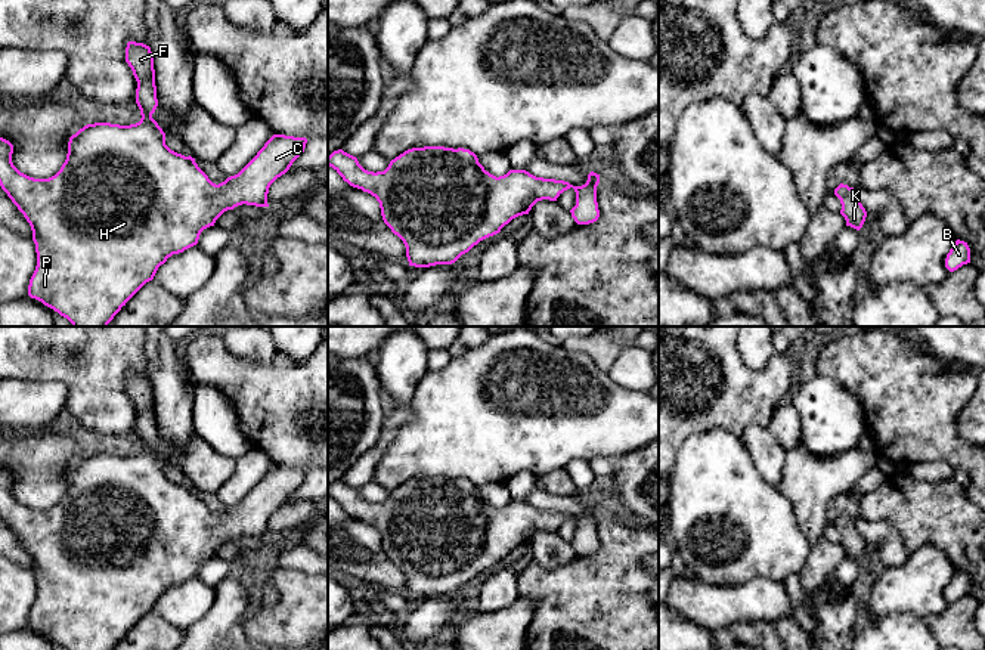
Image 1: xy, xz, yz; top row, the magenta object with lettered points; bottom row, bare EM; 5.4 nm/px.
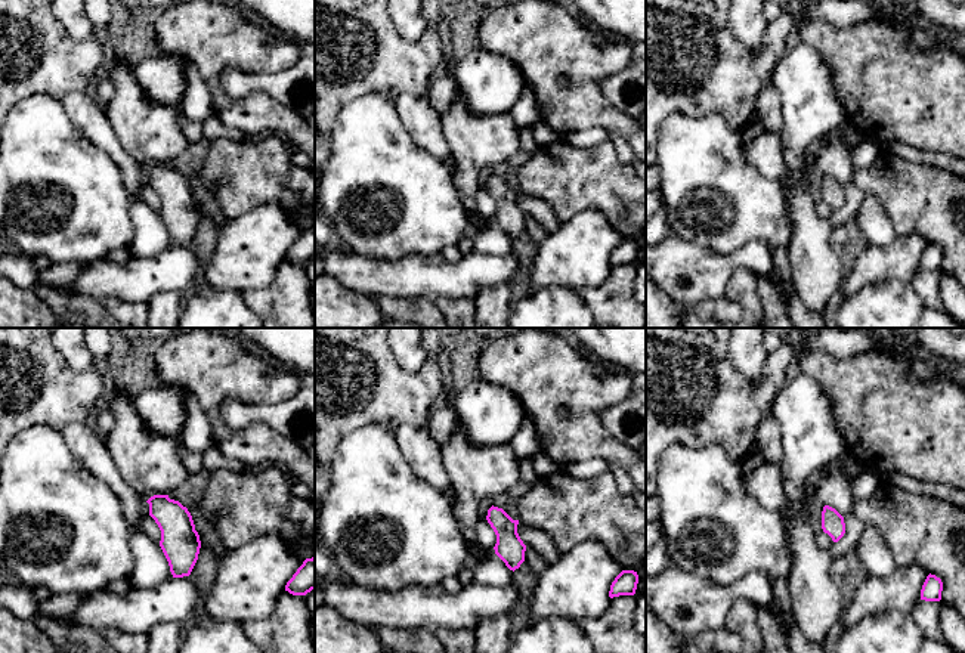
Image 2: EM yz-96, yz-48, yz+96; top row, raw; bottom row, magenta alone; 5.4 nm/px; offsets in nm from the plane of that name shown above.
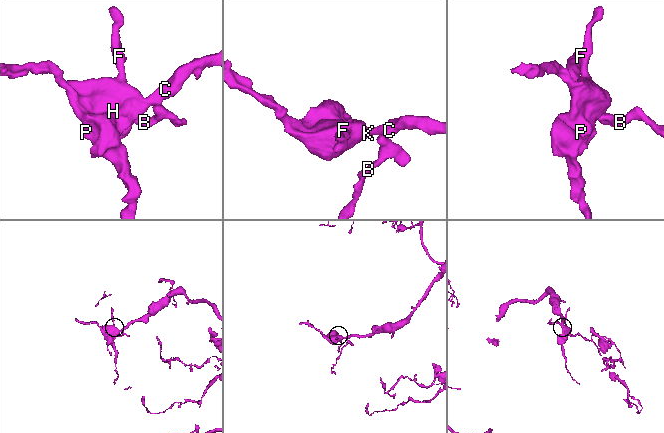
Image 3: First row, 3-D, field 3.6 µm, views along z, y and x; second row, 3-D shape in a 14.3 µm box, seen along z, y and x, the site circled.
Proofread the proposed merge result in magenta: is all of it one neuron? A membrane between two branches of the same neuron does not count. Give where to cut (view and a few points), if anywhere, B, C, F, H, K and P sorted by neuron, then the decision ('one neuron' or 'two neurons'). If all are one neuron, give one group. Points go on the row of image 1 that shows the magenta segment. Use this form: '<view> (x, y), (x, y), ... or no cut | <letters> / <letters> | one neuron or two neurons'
no cut | B C F H K P | one neuron

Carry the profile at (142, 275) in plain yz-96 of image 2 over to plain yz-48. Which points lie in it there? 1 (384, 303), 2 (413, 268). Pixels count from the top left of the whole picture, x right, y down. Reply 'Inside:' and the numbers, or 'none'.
Inside: 2

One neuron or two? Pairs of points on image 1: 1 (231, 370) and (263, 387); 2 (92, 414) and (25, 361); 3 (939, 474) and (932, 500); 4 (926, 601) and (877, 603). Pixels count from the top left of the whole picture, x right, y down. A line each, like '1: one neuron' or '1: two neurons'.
1: one neuron
2: one neuron
3: two neurons
4: one neuron

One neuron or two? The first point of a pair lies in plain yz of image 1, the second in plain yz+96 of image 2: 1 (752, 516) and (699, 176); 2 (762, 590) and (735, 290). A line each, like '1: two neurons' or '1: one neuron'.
1: one neuron
2: two neurons

